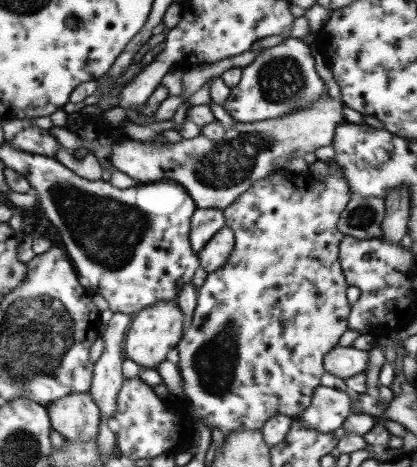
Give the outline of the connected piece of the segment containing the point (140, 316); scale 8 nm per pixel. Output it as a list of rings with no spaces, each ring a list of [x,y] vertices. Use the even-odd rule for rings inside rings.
[[[175,301],[156,302],[133,316],[123,345],[125,358],[156,370],[156,365],[173,353],[183,336],[183,316]]]

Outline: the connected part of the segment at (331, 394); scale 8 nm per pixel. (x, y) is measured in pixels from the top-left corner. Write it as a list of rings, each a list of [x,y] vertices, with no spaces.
[[[317,386],[312,402],[302,413],[302,422],[318,432],[333,432],[352,414],[351,400],[344,390]]]

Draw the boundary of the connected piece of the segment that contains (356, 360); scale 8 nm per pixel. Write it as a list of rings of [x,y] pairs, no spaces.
[[[337,346],[324,355],[323,365],[326,372],[346,380],[354,374],[365,372],[369,365],[369,354],[353,347]]]

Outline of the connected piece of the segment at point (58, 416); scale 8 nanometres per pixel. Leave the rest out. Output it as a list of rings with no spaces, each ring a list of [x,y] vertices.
[[[90,392],[69,394],[64,398],[55,400],[46,408],[51,422],[51,429],[60,433],[65,440],[83,440],[83,442],[88,442],[97,437],[101,422],[100,409],[93,403]]]

